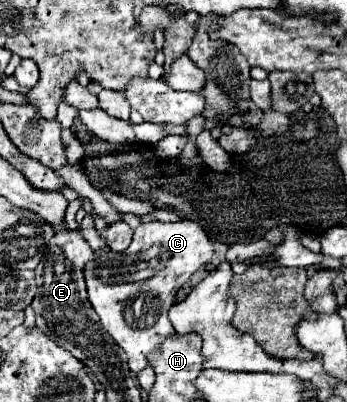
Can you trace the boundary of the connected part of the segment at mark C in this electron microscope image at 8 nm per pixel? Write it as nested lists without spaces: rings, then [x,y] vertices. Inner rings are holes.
[[[148,221],[140,223],[134,229],[132,243],[126,251],[118,255],[150,255],[152,263],[164,263],[160,271],[154,273],[154,277],[142,279],[142,281],[130,281],[130,283],[116,283],[116,281],[106,281],[100,277],[96,267],[104,267],[106,263],[116,263],[116,265],[128,265],[130,261],[126,257],[112,257],[112,259],[94,259],[86,263],[84,267],[84,279],[86,287],[90,293],[90,305],[100,317],[102,327],[114,337],[114,341],[126,351],[128,355],[128,365],[134,373],[142,371],[148,367],[148,353],[154,351],[154,347],[162,345],[164,339],[178,335],[174,327],[170,325],[166,311],[174,303],[176,291],[196,273],[200,267],[204,267],[212,255],[214,247],[204,229],[196,221],[178,221],[178,223],[164,223],[164,221]],[[156,245],[156,251],[152,251]],[[154,307],[156,307],[156,317],[154,317]]]

